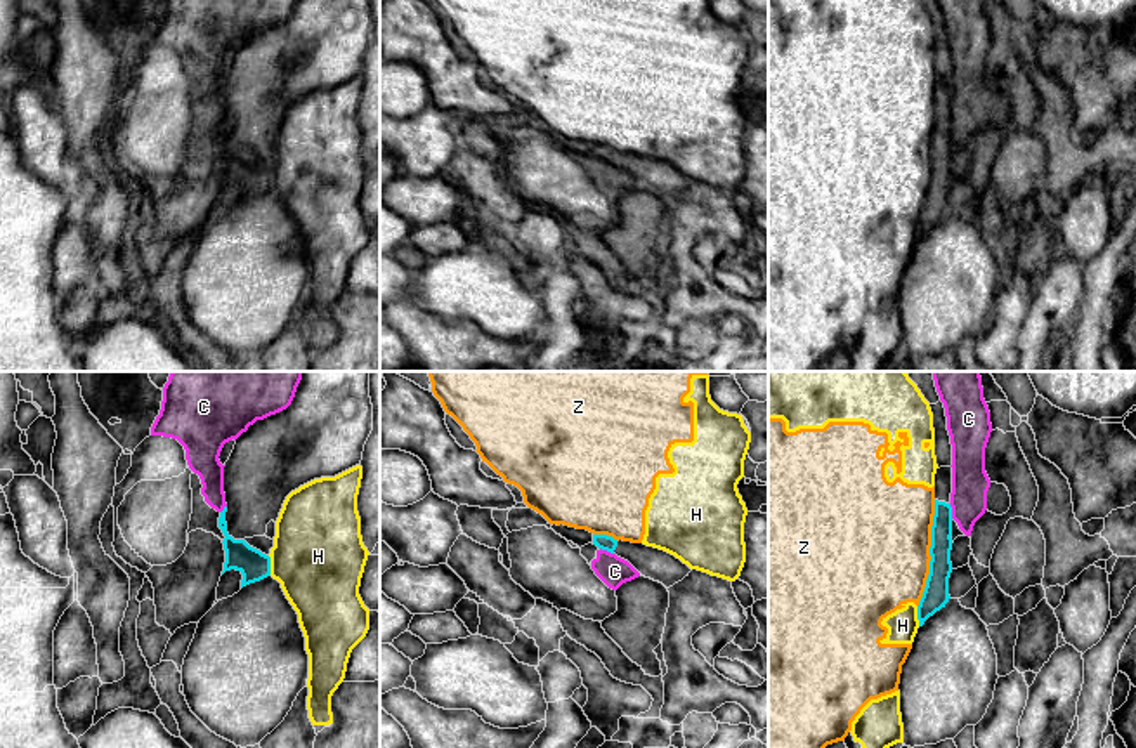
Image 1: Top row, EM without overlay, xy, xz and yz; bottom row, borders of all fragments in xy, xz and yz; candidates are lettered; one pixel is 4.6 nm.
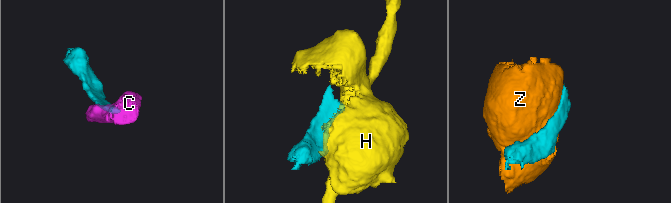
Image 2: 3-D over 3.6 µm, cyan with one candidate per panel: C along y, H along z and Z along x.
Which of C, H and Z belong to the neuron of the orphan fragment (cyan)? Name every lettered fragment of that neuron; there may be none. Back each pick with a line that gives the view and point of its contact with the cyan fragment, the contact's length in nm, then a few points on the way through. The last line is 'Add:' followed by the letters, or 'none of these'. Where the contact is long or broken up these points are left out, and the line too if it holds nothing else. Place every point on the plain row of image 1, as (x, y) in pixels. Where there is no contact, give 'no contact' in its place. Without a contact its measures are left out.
Add: none of these

